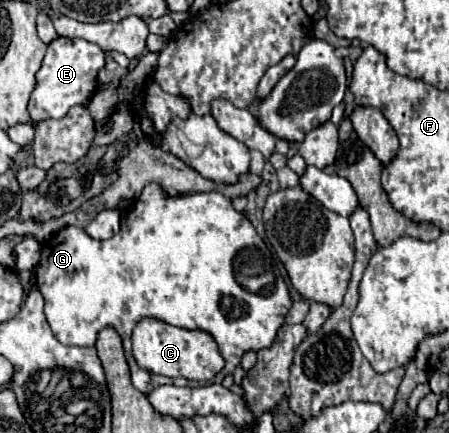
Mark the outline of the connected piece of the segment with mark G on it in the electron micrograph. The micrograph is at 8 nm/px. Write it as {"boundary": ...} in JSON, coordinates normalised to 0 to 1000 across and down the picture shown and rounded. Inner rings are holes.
{"boundary":[[[347,420],[316,439],[303,457],[298,485],[281,494],[267,536],[245,554],[200,550],[187,527],[169,522],[125,536],[94,564],[94,596],[76,614],[76,633],[85,670],[98,684],[98,725],[120,776],[151,799],[209,799],[227,758],[254,758],[272,776],[294,878],[316,878],[294,882],[316,910],[334,910],[356,887],[441,896],[494,882],[494,873],[517,864],[535,841],[543,813],[597,804],[610,790],[619,758],[633,748],[633,734],[650,711],[641,661],[633,656],[633,642],[615,633],[606,582],[575,545],[561,513],[539,490],[521,485],[512,457],[499,457],[490,443],[414,443],[379,453]],[[316,730],[352,730],[374,748],[468,767],[503,831],[499,855],[463,882],[370,873],[316,855],[290,813],[290,771]]]}

